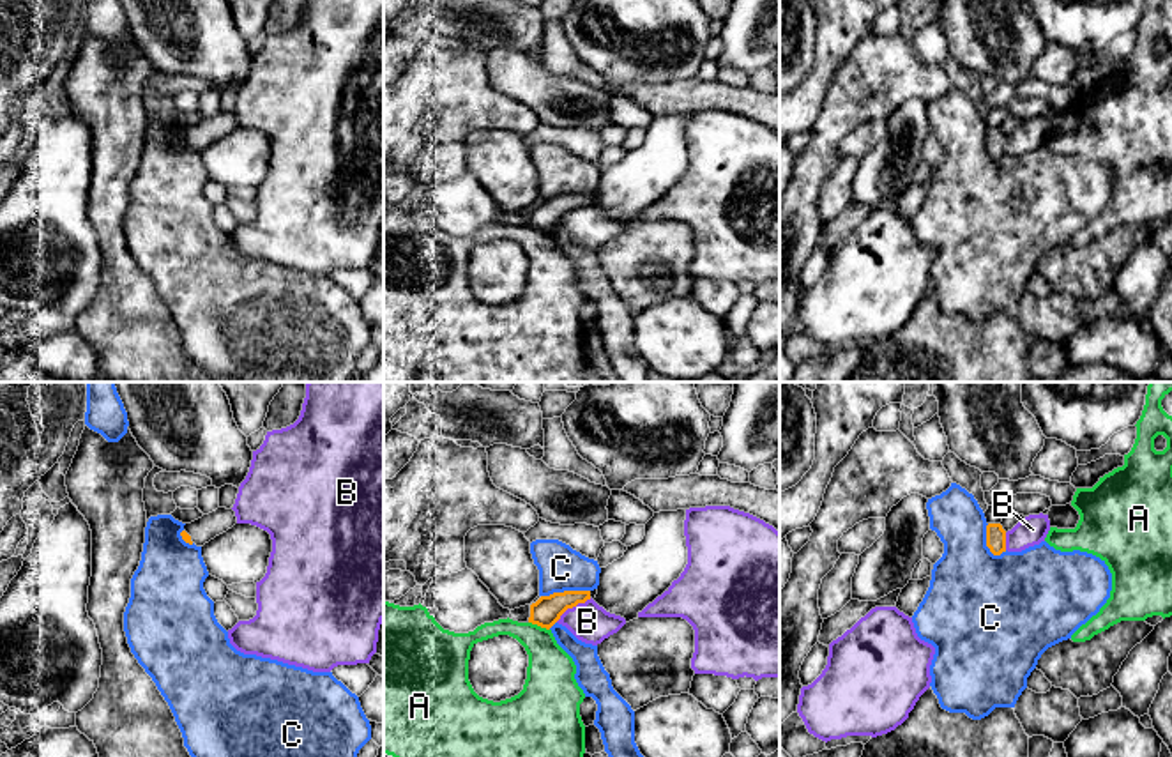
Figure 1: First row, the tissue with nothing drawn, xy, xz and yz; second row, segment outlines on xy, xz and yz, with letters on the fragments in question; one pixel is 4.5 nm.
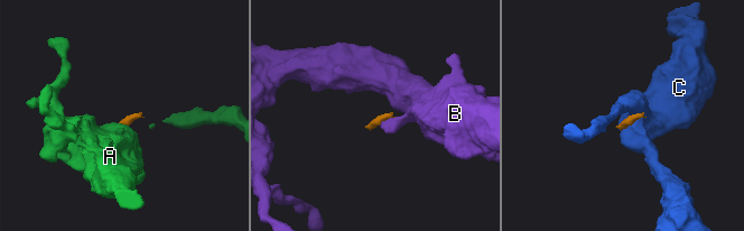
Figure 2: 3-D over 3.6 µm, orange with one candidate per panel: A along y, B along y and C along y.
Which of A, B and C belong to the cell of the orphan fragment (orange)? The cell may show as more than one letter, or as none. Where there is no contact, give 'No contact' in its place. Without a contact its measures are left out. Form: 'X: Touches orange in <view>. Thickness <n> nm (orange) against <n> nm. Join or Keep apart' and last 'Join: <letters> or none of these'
A: Touches orange in xz. Thickness 140 nm (orange) against 220 nm. Keep apart
B: Touches orange in xz. Thickness 140 nm (orange) against 180 nm. Keep apart
C: Touches orange in xz. Thickness 140 nm (orange) against 200 nm. Keep apart
Join: none of these

